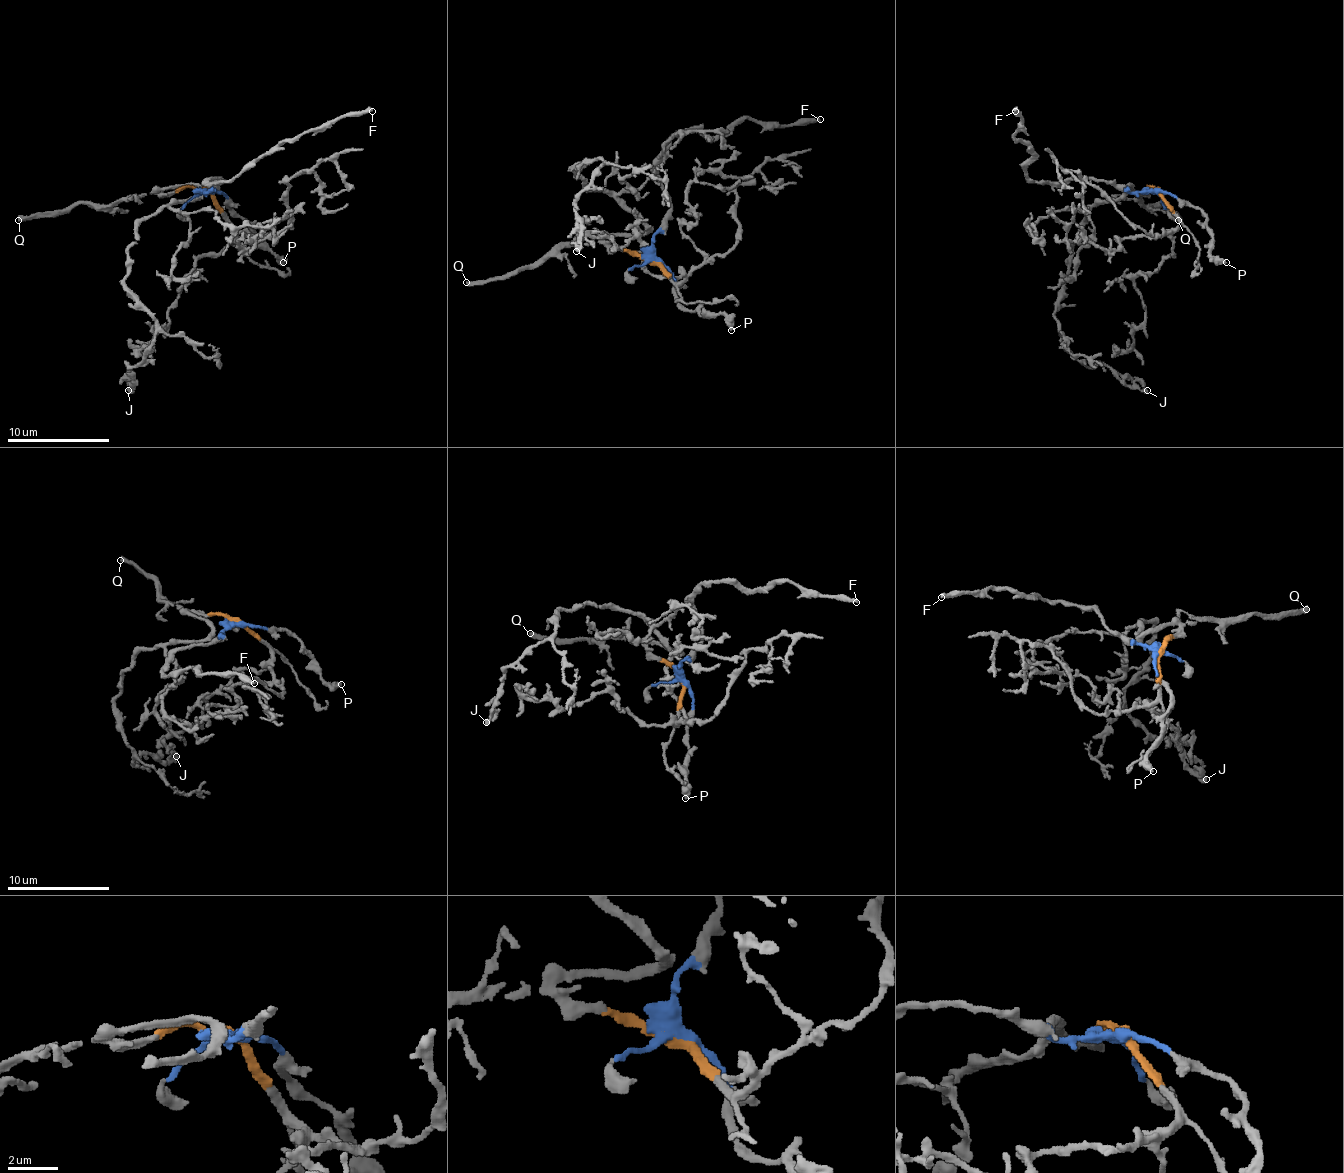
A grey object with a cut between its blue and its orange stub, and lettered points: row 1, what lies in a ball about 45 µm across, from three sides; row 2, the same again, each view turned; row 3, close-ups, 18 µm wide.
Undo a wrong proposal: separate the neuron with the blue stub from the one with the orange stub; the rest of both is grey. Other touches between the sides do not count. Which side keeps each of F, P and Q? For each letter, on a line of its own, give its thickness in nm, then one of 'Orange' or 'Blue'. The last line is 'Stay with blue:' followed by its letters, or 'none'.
F: Thickness 320 nm. Blue
P: Thickness 440 nm. Blue
Q: Thickness 320 nm. Orange
Stay with blue: F, P

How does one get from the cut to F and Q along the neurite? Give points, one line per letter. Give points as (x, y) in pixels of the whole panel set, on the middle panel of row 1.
F: (652, 259), (652, 234), (670, 208), (657, 160), (672, 137), (698, 129), (718, 137), (752, 119), (820, 119)
Q: (652, 259), (616, 246), (588, 241), (553, 249), (532, 264), (499, 277), (466, 282)

